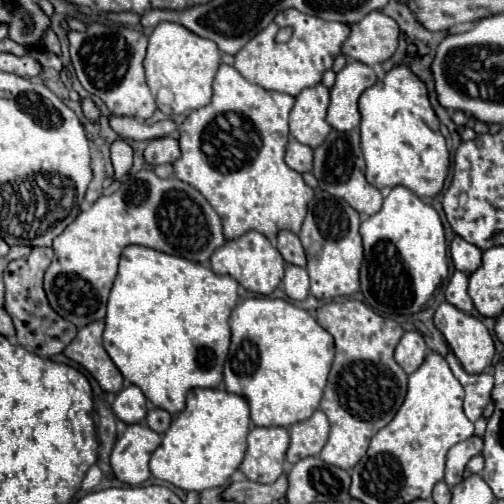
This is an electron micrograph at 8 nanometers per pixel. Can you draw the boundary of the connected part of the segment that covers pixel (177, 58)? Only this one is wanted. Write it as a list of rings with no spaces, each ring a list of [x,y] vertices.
[[[160,22],[148,38],[148,52],[144,58],[146,80],[164,114],[188,114],[202,108],[212,98],[212,80],[220,66],[218,46],[176,22]]]

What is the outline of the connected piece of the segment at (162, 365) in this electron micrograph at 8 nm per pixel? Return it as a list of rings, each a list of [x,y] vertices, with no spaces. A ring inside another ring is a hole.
[[[126,246],[108,298],[104,348],[122,376],[136,384],[154,406],[170,414],[182,412],[188,390],[222,386],[222,366],[230,346],[228,318],[236,302],[238,282],[232,276],[218,276],[198,262],[146,246]]]

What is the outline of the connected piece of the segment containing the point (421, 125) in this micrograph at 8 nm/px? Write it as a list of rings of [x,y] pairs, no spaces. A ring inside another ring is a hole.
[[[394,66],[392,70],[386,72],[382,80],[378,80],[374,86],[362,92],[358,100],[358,110],[362,116],[360,136],[362,136],[362,152],[366,160],[366,180],[378,190],[402,184],[412,192],[416,192],[416,196],[420,198],[436,196],[444,186],[448,166],[450,166],[450,154],[446,148],[446,140],[438,128],[440,126],[438,116],[428,100],[426,84],[408,66]]]

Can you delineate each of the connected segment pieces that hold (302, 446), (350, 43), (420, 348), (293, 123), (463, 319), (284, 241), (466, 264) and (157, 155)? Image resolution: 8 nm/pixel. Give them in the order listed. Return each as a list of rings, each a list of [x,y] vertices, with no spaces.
[[[316,410],[308,420],[296,422],[290,428],[290,448],[286,452],[288,462],[298,462],[306,456],[318,456],[328,440],[330,424],[322,410]]]
[[[370,12],[352,26],[348,40],[342,44],[342,54],[368,66],[382,64],[396,52],[398,24],[384,12]]]
[[[404,332],[394,352],[394,360],[402,366],[402,370],[406,374],[416,372],[416,368],[424,362],[424,356],[426,356],[426,344],[420,332]]]
[[[324,84],[302,90],[296,96],[296,104],[290,112],[290,134],[302,144],[318,148],[332,130],[326,122],[328,104],[330,90]]]
[[[442,302],[434,314],[434,324],[468,374],[480,374],[490,368],[494,340],[478,318],[458,310],[450,302]]]
[[[280,230],[278,232],[278,242],[276,242],[278,252],[282,254],[282,258],[288,264],[296,264],[296,266],[306,266],[306,254],[302,248],[302,242],[296,234],[292,234],[290,230]]]
[[[456,236],[452,240],[450,256],[452,256],[452,262],[454,262],[456,270],[462,270],[462,272],[474,272],[480,266],[480,260],[482,260],[480,248],[476,248],[474,244],[466,242],[460,236]]]
[[[164,136],[164,138],[156,138],[156,140],[150,140],[146,150],[144,150],[144,158],[152,164],[152,166],[158,166],[158,164],[166,164],[166,162],[174,162],[180,158],[180,142],[172,136]]]

